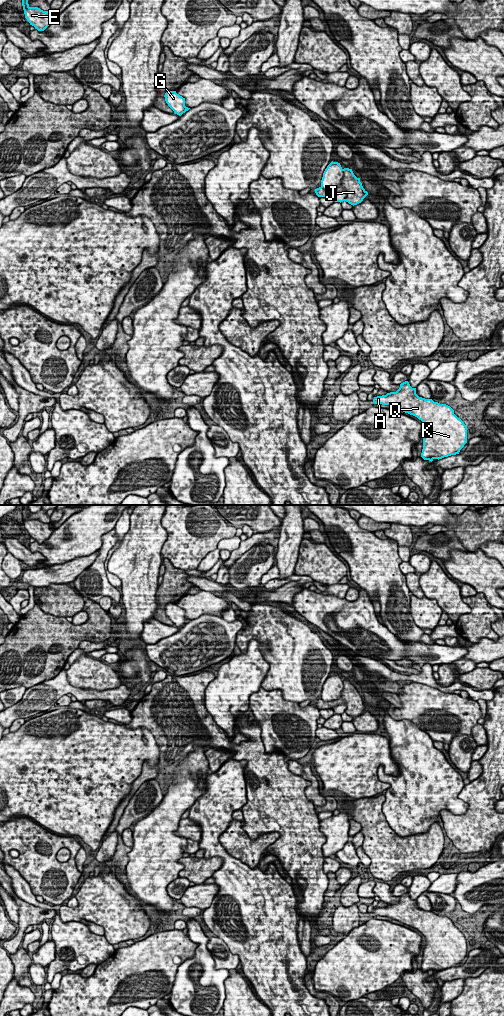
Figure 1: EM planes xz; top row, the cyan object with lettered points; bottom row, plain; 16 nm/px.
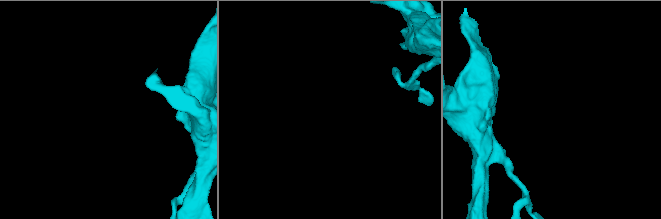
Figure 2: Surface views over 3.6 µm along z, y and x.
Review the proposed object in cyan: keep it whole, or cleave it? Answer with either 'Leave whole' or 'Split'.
Split

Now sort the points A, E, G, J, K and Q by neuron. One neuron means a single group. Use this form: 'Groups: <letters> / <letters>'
Groups: A E G K Q / J

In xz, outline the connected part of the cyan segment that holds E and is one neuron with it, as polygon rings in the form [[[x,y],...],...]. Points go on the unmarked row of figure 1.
[[[28,507],[22,509],[22,518],[25,530],[38,543],[44,543],[52,534],[48,523],[43,523],[38,519],[30,519],[28,516]]]

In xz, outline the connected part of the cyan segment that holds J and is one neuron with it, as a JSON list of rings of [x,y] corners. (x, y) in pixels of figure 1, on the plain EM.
[[[343,681],[343,690],[341,697],[338,700],[325,702],[319,699],[314,702],[318,709],[329,709],[336,705],[345,703],[347,708],[345,713],[351,717],[357,717],[363,713],[363,711],[368,707],[368,704],[363,700],[360,690],[357,690],[352,681]]]

